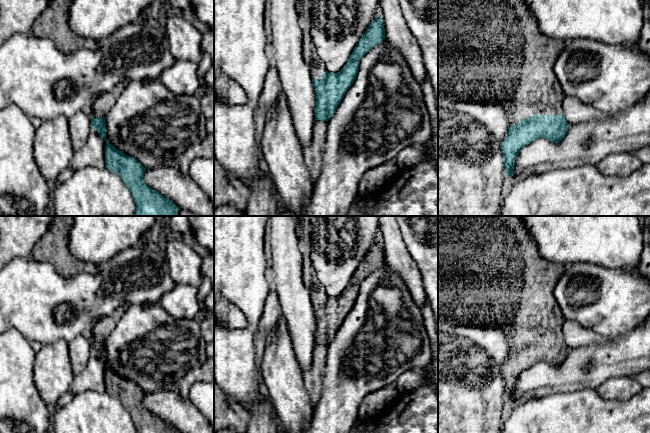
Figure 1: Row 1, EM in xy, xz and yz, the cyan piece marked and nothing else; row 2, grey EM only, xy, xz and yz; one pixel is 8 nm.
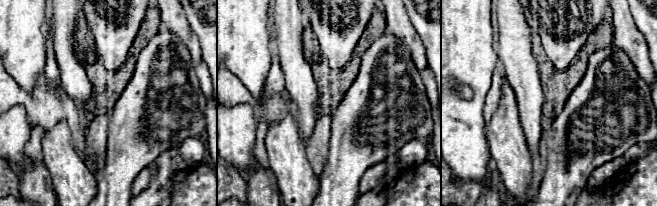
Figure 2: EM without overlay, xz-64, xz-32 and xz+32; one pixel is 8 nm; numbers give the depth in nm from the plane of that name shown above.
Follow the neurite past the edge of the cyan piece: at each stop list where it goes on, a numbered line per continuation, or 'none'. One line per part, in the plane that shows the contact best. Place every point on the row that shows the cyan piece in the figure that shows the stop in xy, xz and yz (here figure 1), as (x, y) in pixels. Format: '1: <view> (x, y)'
1: yz (480, 42)

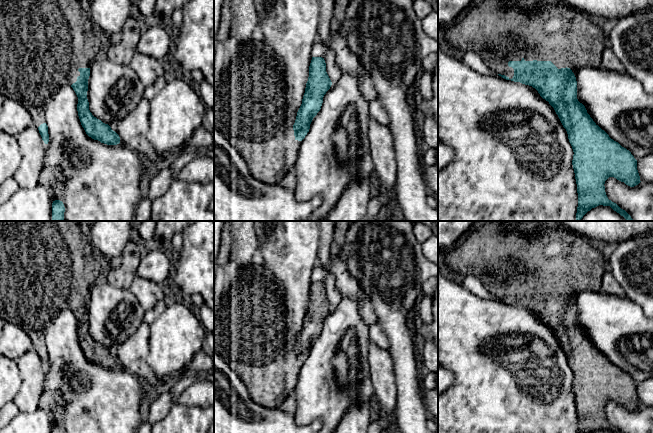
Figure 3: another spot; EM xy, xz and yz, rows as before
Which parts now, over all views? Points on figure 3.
1: yz (500, 31)

